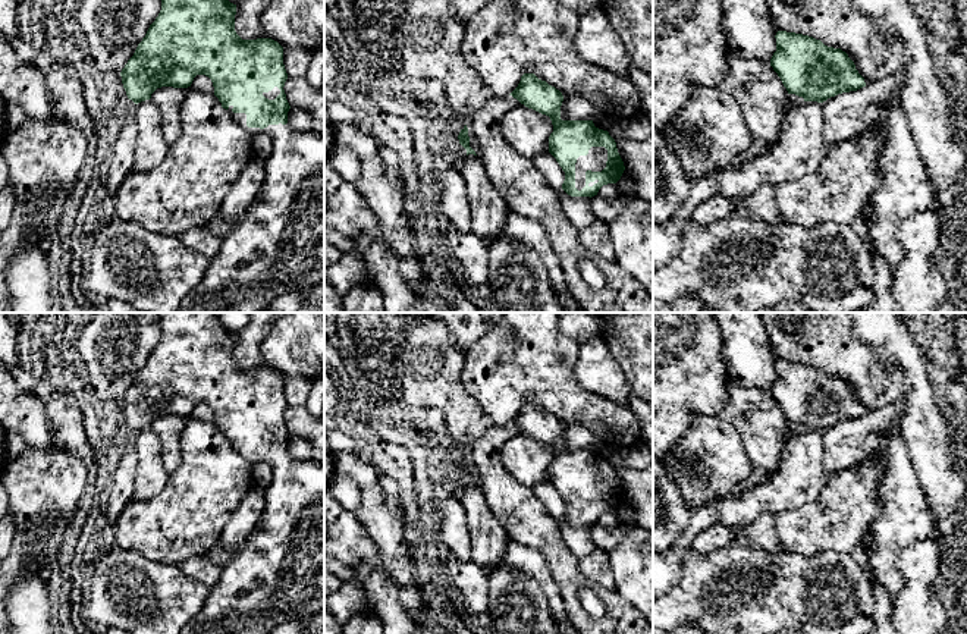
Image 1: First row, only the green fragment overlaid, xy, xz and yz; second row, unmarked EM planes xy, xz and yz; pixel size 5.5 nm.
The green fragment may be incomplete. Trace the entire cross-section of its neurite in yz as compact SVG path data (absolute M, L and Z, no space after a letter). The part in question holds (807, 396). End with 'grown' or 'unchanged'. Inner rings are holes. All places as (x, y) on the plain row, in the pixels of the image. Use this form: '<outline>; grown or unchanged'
M778 360L770 395L788 423L823 431L842 421L866 415L854 390L841 377L825 374L809 364Z; unchanged

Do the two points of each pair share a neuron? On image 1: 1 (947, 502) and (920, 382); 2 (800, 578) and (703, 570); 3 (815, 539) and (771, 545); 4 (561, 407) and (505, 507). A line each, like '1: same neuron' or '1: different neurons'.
1: same neuron
2: same neuron
3: different neurons
4: different neurons

